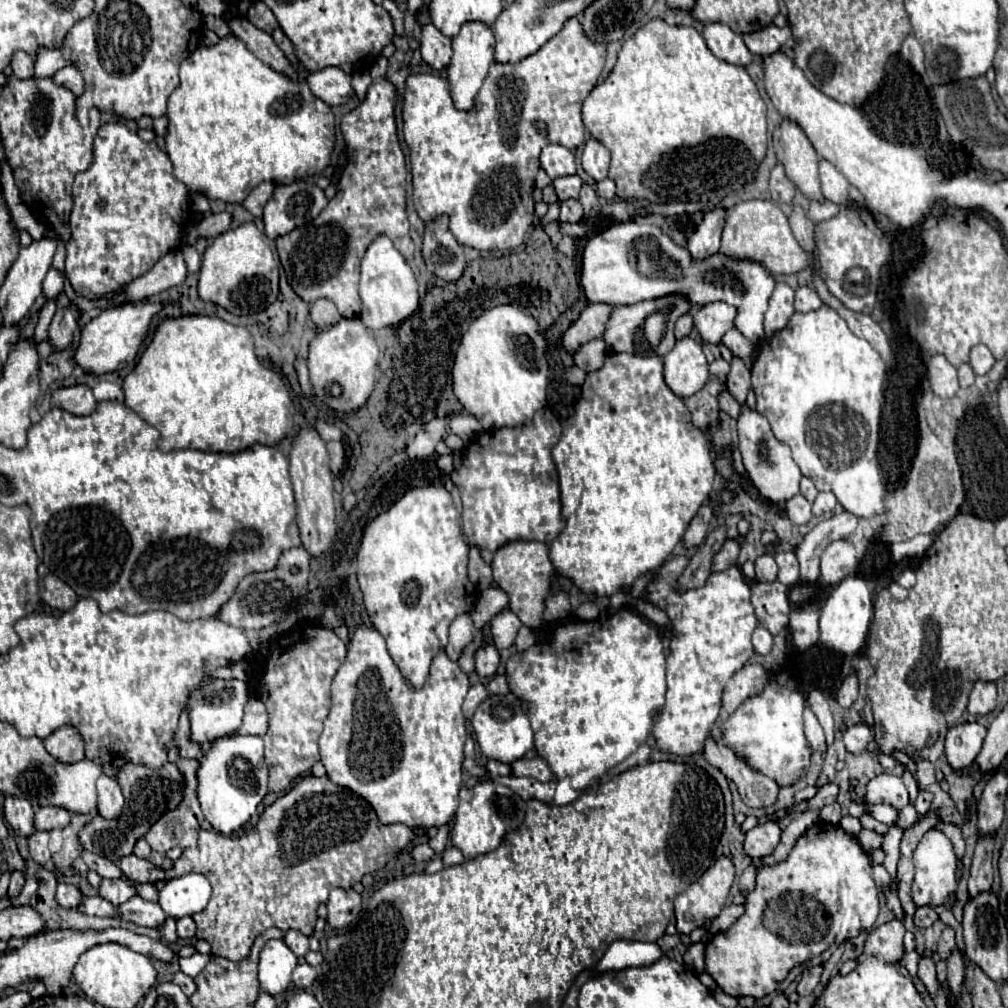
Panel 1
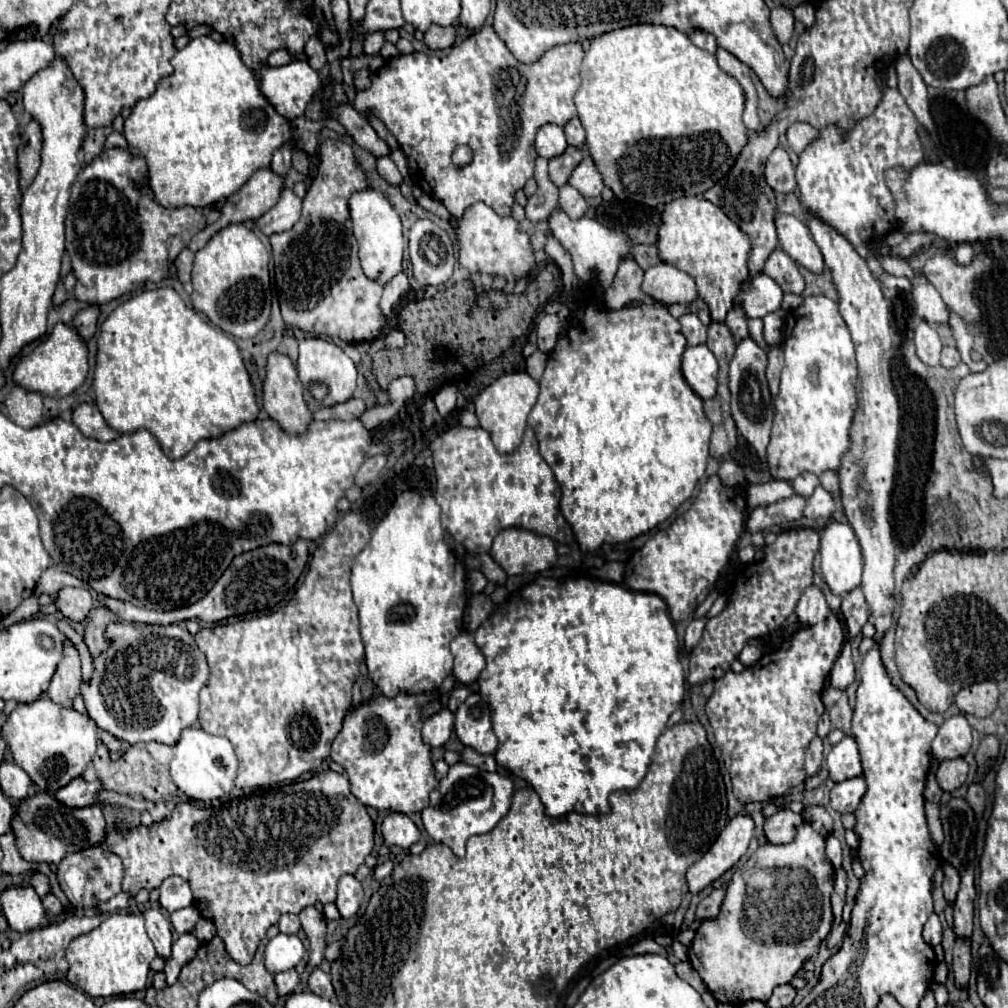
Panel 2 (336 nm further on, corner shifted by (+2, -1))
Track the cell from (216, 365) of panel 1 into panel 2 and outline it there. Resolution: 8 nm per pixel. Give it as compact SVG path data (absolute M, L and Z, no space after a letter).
M171 287L155 289L155 291L143 291L143 293L127 299L125 303L121 303L105 319L105 323L101 325L101 337L99 337L99 353L97 353L97 367L95 367L95 377L93 377L93 389L95 389L95 397L97 397L95 399L97 401L97 407L101 411L101 415L107 419L109 427L113 427L119 433L135 433L139 429L151 431L157 437L163 453L169 459L181 459L201 439L219 439L225 433L237 429L239 425L251 423L251 421L255 421L259 417L259 405L257 405L257 399L255 399L255 389L251 385L251 377L249 377L249 373L245 369L245 363L243 363L243 357L241 357L241 351L239 351L237 343L225 331L221 331L219 327L207 323L197 311L189 309L185 305L185 301L179 297L179 293L175 289L171 289Z

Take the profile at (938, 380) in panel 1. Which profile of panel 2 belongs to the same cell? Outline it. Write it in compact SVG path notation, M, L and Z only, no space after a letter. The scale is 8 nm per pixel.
M917 323L915 327L915 347L917 357L931 367L939 367L939 355L941 355L941 339L935 331L935 327L929 327L929 323Z

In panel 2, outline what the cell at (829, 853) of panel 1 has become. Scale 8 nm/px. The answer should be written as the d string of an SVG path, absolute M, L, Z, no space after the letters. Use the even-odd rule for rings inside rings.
M803 823L791 843L761 845L755 851L755 861L751 855L749 861L733 873L727 885L725 901L721 905L721 913L715 919L707 919L705 923L701 923L695 933L695 939L689 947L689 963L719 1003L727 1001L739 1005L739 1001L751 999L767 1003L775 987L789 983L803 967L803 963L817 955L819 943L831 929L831 893L833 865L825 857L825 837L819 835L809 823ZM809 875L813 877L815 889L821 897L813 897L813 881L809 881Z

